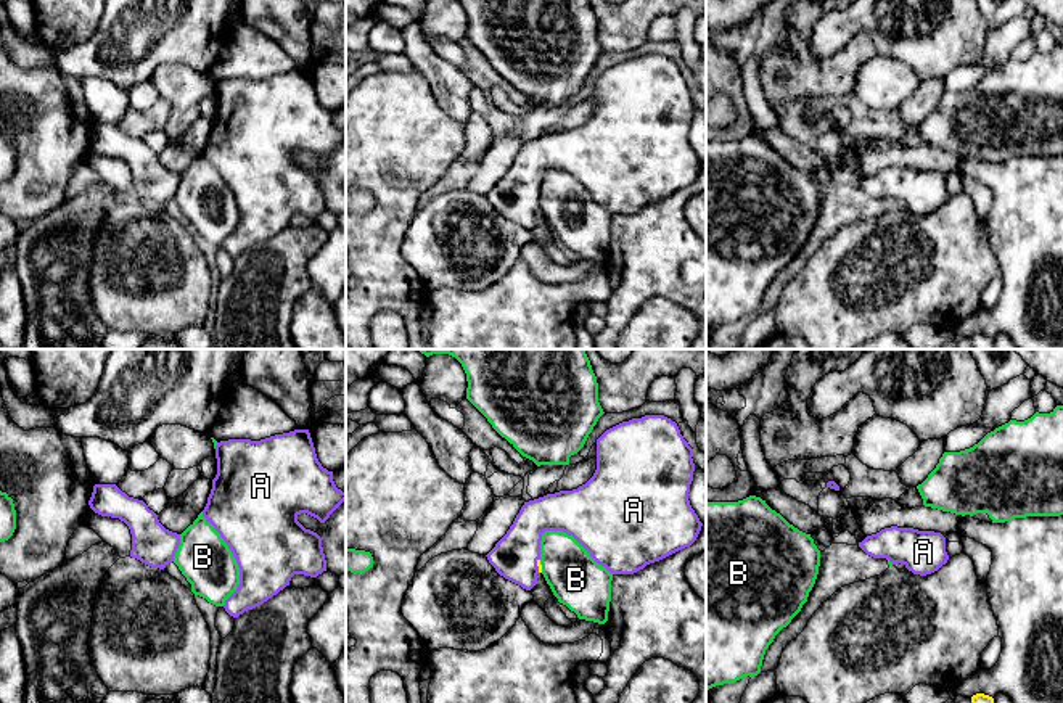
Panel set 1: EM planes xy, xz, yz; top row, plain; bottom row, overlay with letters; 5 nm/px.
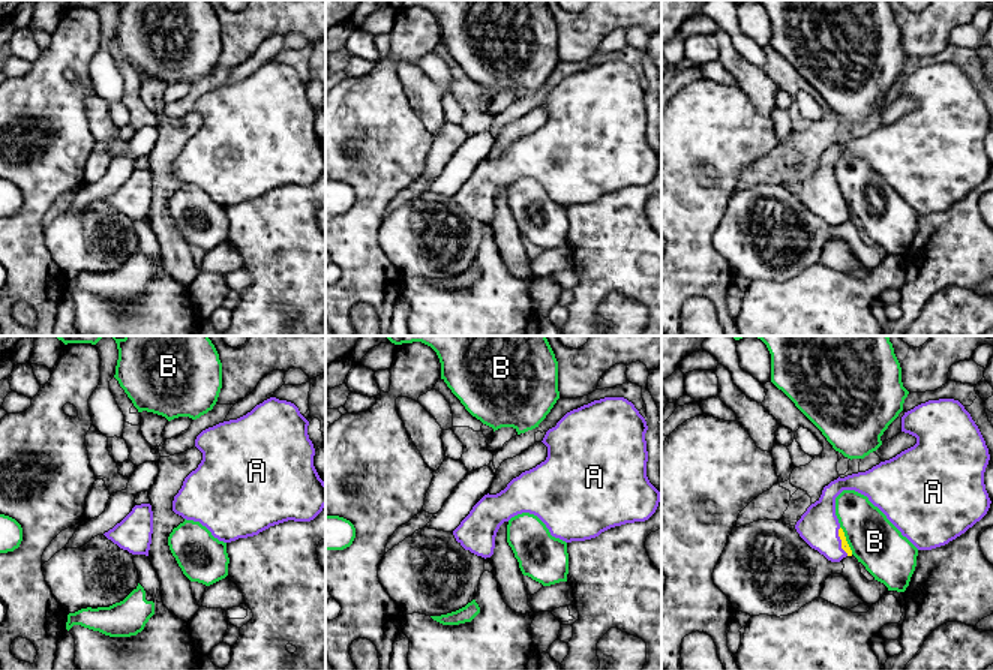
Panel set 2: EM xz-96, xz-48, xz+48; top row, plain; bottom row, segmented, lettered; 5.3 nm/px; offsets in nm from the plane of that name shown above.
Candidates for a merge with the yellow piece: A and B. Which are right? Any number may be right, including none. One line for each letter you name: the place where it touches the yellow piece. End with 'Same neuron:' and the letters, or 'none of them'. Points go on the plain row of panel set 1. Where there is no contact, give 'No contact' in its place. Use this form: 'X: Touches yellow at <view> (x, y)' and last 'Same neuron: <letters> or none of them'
A: Touches yellow at xz (537, 205)
Same neuron: A

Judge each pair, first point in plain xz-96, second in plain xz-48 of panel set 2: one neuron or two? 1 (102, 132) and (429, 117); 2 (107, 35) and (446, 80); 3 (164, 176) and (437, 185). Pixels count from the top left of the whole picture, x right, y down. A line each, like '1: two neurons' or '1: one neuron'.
1: one neuron
2: one neuron
3: two neurons

